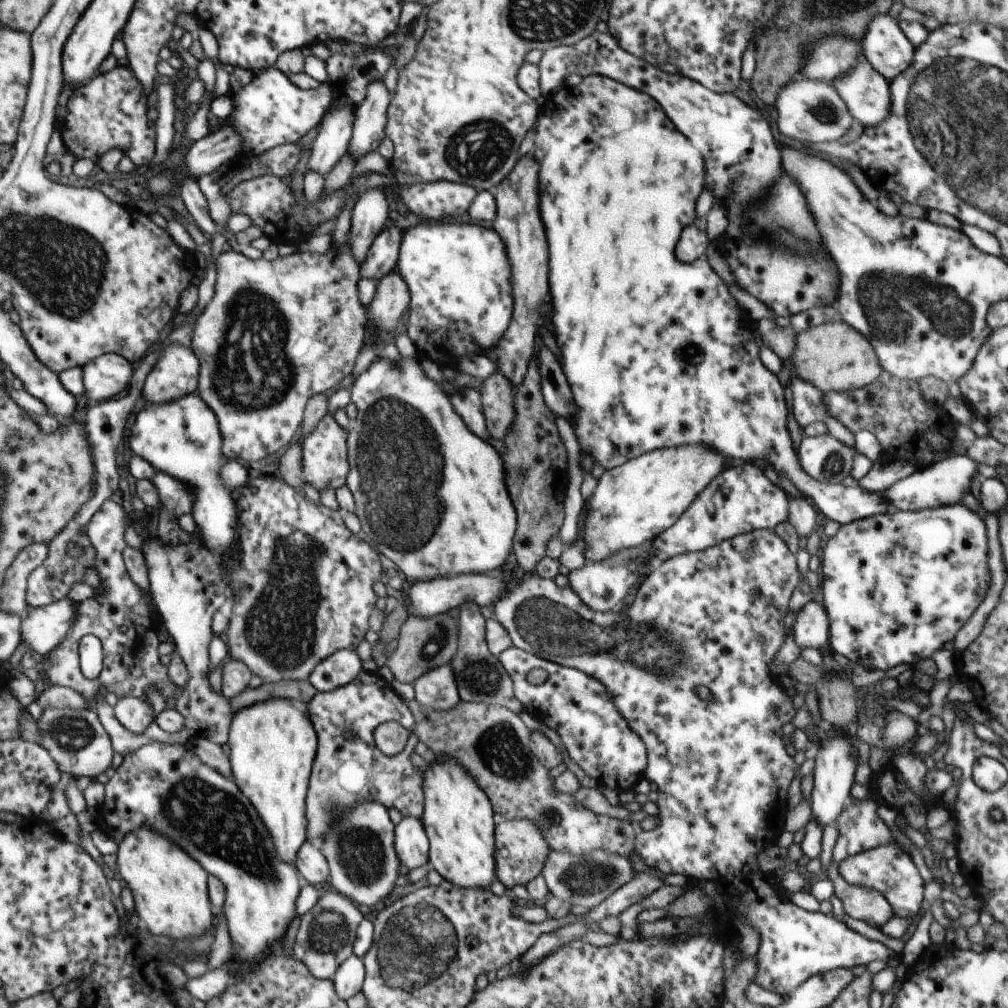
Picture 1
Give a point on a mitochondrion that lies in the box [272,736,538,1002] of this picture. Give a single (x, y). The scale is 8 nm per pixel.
(417, 943)

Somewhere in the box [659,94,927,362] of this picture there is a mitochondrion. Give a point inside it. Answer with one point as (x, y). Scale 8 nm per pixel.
(825, 111)

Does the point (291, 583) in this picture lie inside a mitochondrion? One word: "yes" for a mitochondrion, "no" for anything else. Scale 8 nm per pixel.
yes

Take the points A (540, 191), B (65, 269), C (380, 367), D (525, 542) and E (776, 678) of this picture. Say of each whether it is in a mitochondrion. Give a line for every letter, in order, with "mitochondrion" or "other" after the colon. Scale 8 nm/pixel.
A: other
B: mitochondrion
C: other
D: other
E: other

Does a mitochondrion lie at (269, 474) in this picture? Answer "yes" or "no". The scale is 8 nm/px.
no

